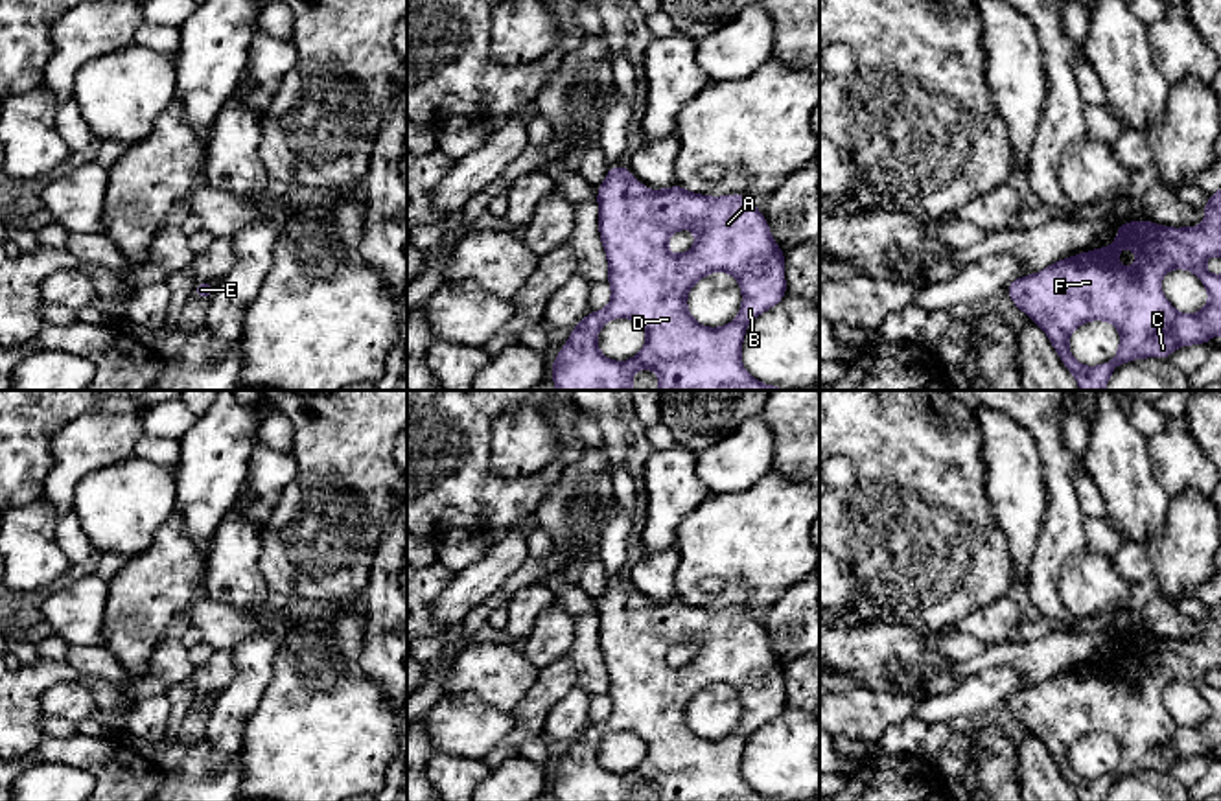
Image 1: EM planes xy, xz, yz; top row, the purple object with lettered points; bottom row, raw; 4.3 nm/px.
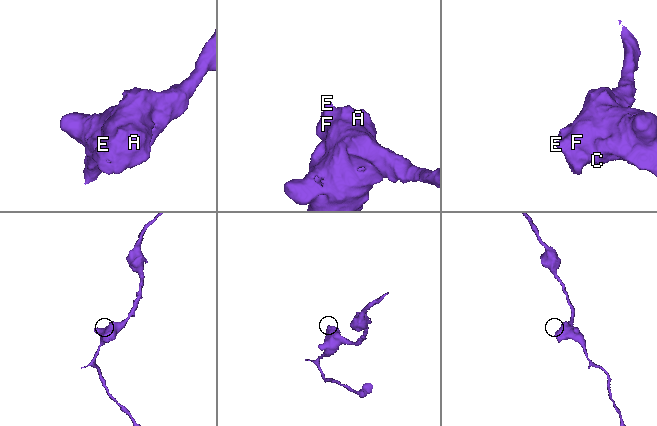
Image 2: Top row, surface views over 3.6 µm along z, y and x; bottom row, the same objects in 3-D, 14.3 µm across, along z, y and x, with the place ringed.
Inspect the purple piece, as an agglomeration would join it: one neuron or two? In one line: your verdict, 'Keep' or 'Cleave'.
Keep

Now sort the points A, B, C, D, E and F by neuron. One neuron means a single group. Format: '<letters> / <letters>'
A B C D E F

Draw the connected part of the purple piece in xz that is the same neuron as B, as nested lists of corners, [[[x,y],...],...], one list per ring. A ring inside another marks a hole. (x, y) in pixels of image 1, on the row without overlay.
[[[610,578],[606,593],[597,600],[599,646],[608,670],[608,696],[611,714],[599,724],[589,724],[571,744],[569,751],[551,773],[551,790],[556,801],[634,801],[630,790],[650,781],[659,788],[659,801],[785,801],[753,792],[740,775],[742,751],[748,737],[772,722],[786,709],[785,663],[773,654],[768,633],[744,606],[709,609],[692,606],[680,597],[665,602],[646,602],[628,578]],[[683,641],[696,644],[692,661],[685,667],[667,663],[669,650]],[[724,683],[737,691],[742,703],[742,718],[735,733],[722,740],[705,740],[687,724],[687,707],[704,689]],[[611,731],[634,731],[645,744],[643,762],[628,773],[611,773],[597,759],[599,742]]]

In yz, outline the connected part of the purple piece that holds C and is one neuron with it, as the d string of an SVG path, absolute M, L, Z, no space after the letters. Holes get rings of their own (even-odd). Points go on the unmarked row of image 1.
M1221 602L1212 604L1210 613L1199 622L1206 628L1203 639L1171 641L1155 637L1147 630L1133 635L1118 633L1118 646L1111 659L1063 670L1035 687L1018 689L1006 698L1013 716L1044 742L1079 801L1105 801L1114 781L1123 775L1145 770L1168 773L1179 759L1199 755L1208 759L1214 748L1221 748L1221 689L1204 681L1208 668L1221 668ZM1123 659L1131 659L1138 667L1138 674L1131 681L1123 681L1116 674ZM1171 681L1192 683L1206 700L1210 713L1199 726L1180 726L1168 714L1160 702L1160 692ZM1090 733L1107 733L1122 748L1116 768L1109 775L1092 781L1081 777L1068 760L1070 746Z

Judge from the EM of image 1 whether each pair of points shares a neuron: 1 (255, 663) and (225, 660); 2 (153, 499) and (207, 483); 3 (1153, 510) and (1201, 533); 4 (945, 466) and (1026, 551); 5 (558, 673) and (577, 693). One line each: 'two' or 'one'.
1: two
2: two
3: two
4: two
5: two

